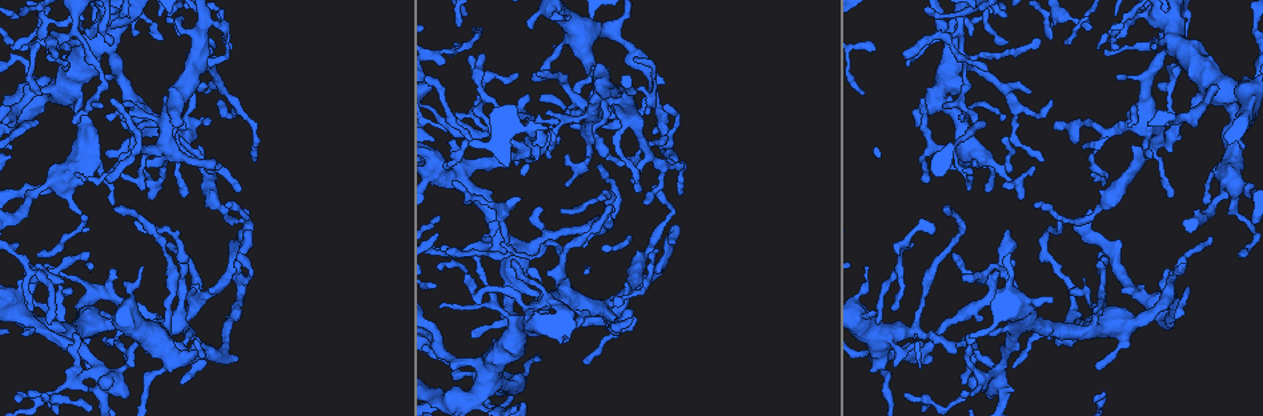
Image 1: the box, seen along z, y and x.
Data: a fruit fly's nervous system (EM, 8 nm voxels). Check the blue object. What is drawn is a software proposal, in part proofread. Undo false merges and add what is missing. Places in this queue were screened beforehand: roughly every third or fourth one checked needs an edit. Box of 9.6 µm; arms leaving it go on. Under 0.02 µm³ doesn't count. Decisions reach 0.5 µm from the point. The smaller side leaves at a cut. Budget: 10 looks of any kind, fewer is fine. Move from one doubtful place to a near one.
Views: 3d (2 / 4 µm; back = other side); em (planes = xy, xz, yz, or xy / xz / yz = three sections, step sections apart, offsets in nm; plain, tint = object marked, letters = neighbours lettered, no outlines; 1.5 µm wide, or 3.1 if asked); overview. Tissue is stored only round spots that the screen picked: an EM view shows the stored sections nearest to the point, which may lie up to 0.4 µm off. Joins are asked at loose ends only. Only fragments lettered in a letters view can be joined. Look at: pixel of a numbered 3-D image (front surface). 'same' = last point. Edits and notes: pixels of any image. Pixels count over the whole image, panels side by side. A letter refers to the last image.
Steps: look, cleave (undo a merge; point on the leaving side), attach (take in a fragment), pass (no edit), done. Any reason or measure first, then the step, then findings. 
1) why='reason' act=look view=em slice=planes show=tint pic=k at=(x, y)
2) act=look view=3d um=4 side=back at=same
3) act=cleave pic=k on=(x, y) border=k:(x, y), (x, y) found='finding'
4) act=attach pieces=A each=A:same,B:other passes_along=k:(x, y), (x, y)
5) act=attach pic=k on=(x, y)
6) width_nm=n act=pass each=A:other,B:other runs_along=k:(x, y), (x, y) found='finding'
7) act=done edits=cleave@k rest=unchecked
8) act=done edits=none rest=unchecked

why='thin end' act=look view=em slice=planes show=letters pic=1 at=(893, 309)

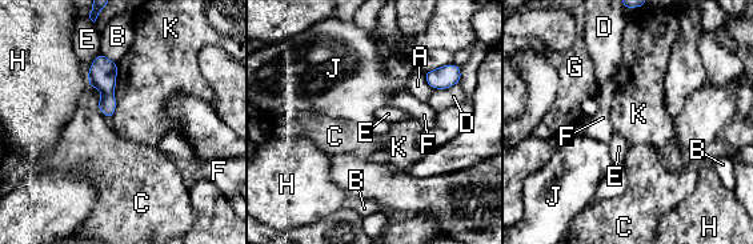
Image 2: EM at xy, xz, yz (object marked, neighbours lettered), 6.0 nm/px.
width_nm=110 act=pass each=A:other,B:other,C:other,D:other,E:other,F:other,G:other,H:other,J:other,K:other border=2:(100, 52), (92, 62), (87, 78) found='no lettered fragment goes on from it'

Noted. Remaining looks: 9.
why='thin end' act=look view=em slice=xy step=4 show=letters pic=1 at=(945, 205)

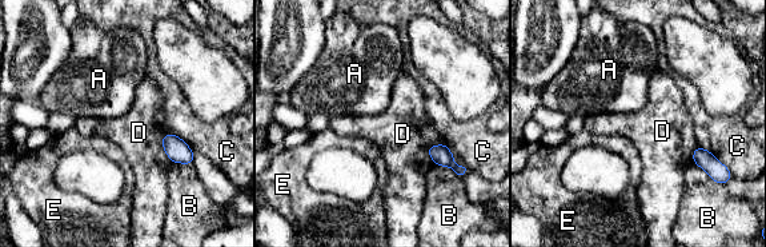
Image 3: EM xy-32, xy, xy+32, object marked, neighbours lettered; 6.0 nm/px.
act=look view=em slice=planes show=letters at=same

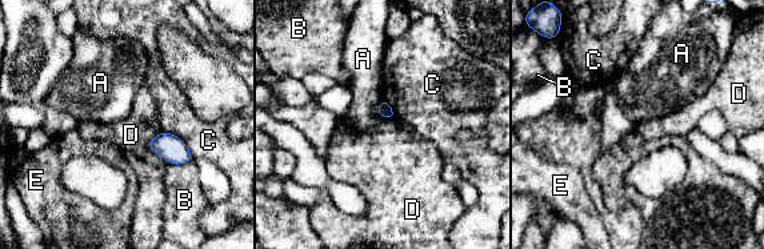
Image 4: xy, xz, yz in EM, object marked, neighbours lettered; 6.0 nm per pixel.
act=pass each=A:other,B:other,C:other,D:other,E:other border=4:(383, 97), (376, 111), (386, 119) found='no lettered fragment goes on from it'

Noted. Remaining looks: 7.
why='an open end' act=look view=3d um=2 pic=1 at=(245, 232)

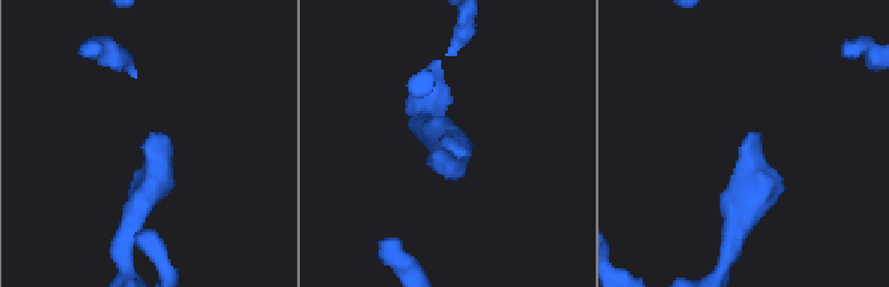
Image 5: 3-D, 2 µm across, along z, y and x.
act=look view=em slice=xz step=4 show=tint pic=5 at=(448, 141)

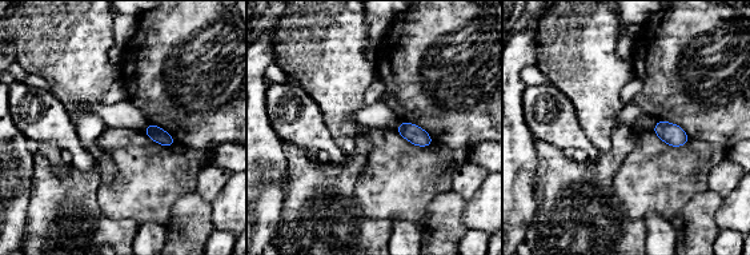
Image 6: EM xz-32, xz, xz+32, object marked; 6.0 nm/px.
act=look view=em slice=planes show=letters at=same

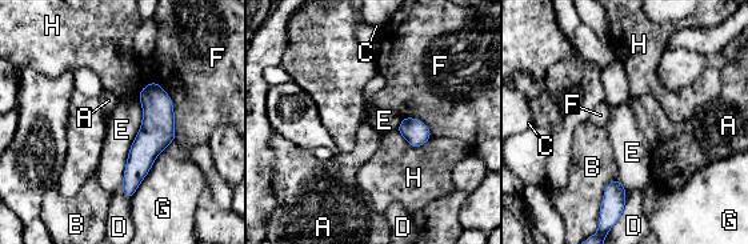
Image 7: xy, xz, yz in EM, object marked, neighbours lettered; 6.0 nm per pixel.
longest_contact=E:550nm act=pass each=A:other,B:other,C:other,D:other,E:other,F:other,G:other,H:other found='none of them fits'

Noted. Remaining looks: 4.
why='an open end' act=look view=3d um=4 pic=1 at=(636, 57)

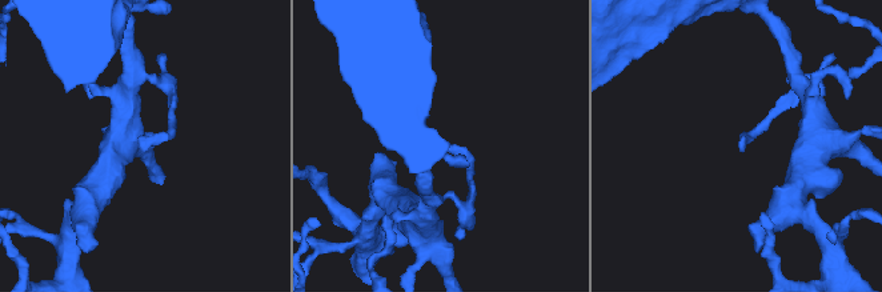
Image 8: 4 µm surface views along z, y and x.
why='now the EM' act=look view=em slice=xz step=8 show=tint pic=8 at=(740, 148)

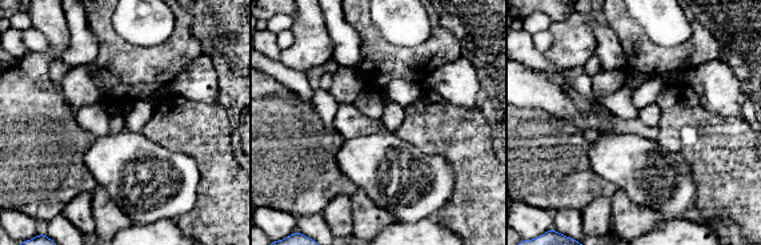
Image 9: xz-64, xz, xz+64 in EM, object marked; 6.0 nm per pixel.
act=look view=em slice=yz step=8 show=letters at=same

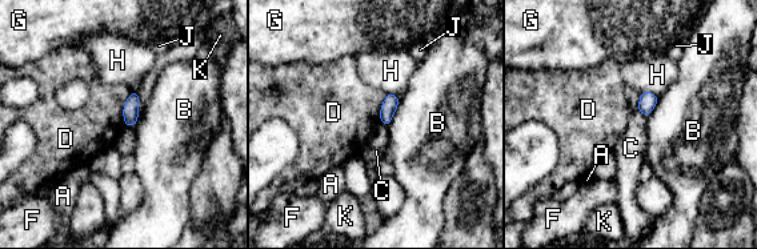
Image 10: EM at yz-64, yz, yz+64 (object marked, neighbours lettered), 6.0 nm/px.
act=pass each=A:other,B:other,C:other,D:other,F:other,G:other,H:other,J:other,K:other border=10:(131, 91), (123, 107), (123, 125) found='none of them fits'

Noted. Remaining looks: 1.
act=done edits=none rest=unchecked

